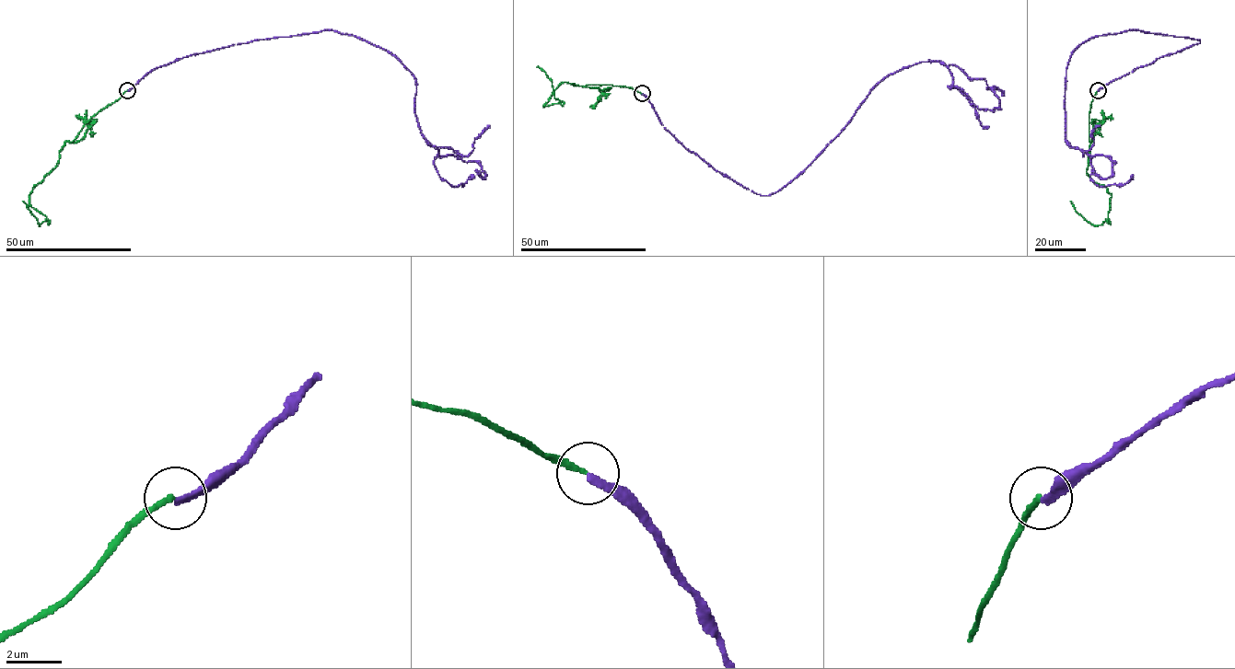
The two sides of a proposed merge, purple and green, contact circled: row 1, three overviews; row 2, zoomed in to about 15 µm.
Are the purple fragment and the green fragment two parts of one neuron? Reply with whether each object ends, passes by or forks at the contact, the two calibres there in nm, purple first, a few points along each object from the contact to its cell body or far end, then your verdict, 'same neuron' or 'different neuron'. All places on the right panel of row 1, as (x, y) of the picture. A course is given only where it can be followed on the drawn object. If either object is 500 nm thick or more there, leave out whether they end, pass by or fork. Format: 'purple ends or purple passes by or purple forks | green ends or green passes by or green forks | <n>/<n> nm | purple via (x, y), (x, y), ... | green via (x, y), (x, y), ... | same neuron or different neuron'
purple ends | green ends | 240/180 nm | purple via (1097, 91), (1200, 41), (1129, 29), (1093, 37), (1072, 52), (1066, 141), (1113, 161), (1106, 178), (1091, 170) | green via (1097, 91), (1089, 112), (1087, 173), (1112, 195), (1107, 218), (1093, 225), (1075, 210), (1071, 201) | different neuron

